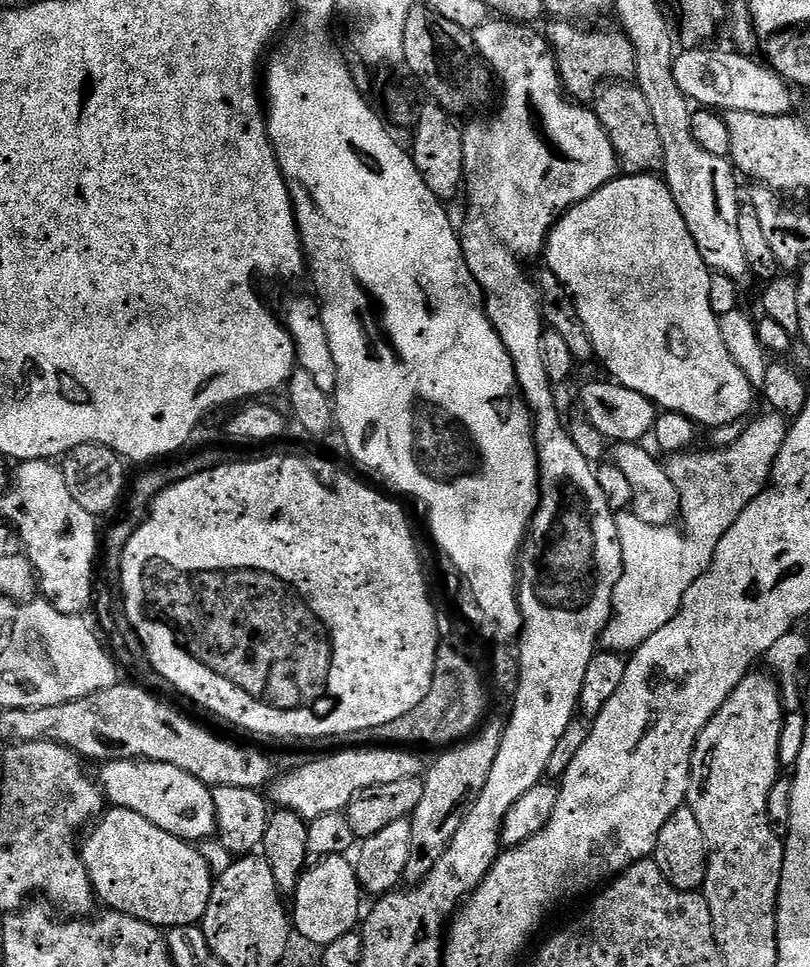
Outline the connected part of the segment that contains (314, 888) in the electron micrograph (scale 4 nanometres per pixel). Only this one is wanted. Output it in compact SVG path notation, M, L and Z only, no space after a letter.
M347 855L325 856L319 862L313 863L301 876L295 892L290 896L290 919L297 937L300 935L312 944L323 946L342 938L342 934L357 931L362 920L362 889L355 863L348 859Z

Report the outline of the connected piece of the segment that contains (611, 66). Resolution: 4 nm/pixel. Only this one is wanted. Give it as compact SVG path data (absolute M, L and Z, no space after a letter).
M552 22L552 25L546 28L548 42L556 53L556 65L560 71L560 80L564 83L564 91L573 100L591 101L605 82L635 81L634 46L623 31L583 32L580 28L583 27L572 22Z

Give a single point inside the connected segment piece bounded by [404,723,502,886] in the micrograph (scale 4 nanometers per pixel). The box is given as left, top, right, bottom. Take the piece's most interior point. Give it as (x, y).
(451, 787)

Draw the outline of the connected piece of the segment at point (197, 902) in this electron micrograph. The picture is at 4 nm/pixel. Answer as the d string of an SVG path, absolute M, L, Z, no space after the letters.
M115 806L109 807L91 825L87 835L79 845L80 857L88 871L92 889L105 909L124 912L161 930L199 925L203 921L212 897L214 871L212 872L211 866L208 865L207 858L196 849L199 847L154 826L154 822L142 818L142 814L134 814L134 810Z

